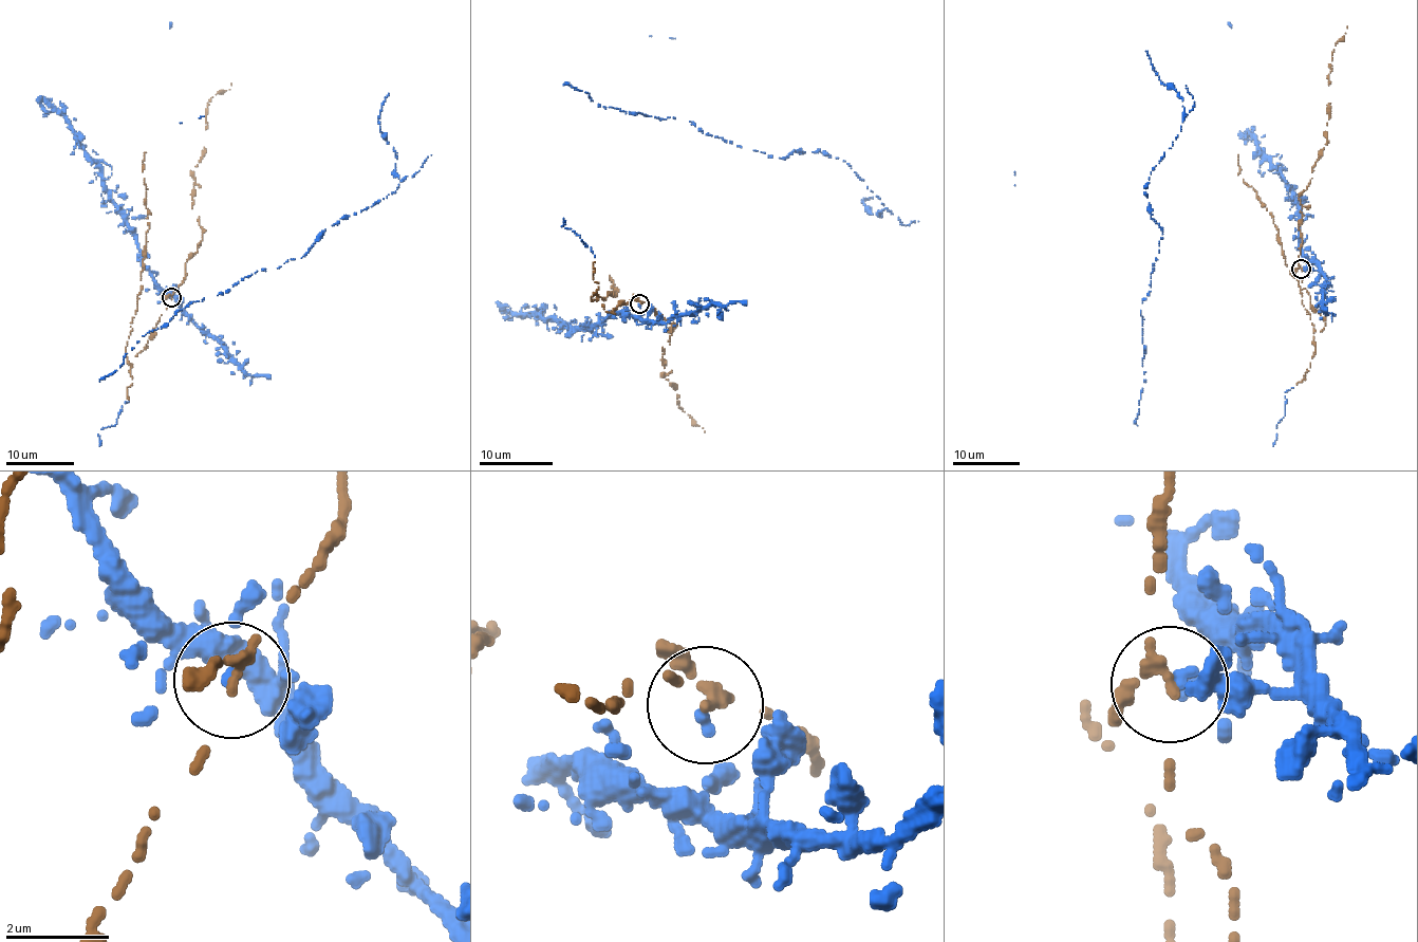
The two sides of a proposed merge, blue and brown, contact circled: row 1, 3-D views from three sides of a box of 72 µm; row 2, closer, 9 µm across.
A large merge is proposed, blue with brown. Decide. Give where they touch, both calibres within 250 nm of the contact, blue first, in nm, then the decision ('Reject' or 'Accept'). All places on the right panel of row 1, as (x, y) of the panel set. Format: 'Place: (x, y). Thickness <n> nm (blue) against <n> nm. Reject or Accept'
Place: (1301, 269). Thickness 180 nm (blue) against 160 nm. Accept

